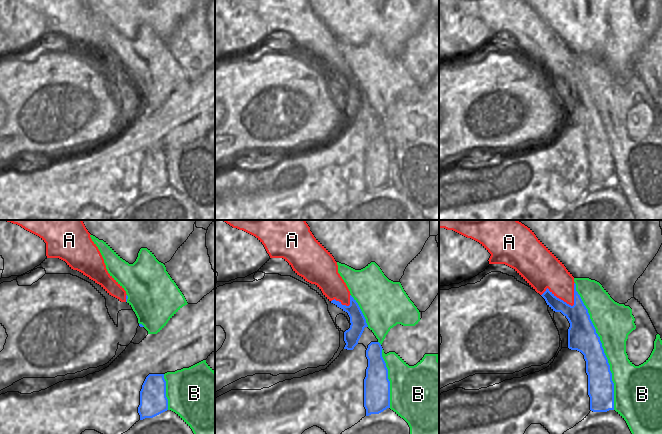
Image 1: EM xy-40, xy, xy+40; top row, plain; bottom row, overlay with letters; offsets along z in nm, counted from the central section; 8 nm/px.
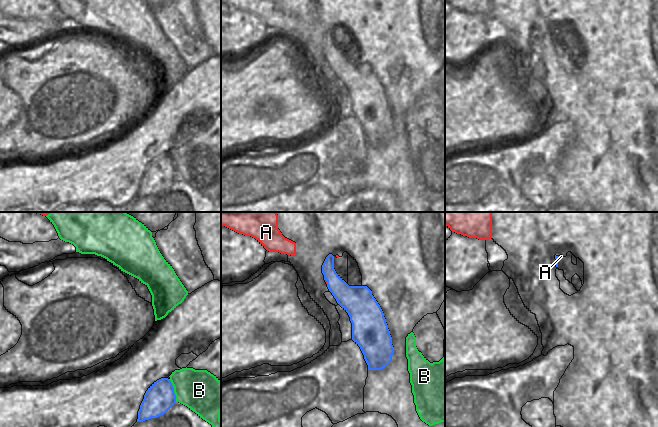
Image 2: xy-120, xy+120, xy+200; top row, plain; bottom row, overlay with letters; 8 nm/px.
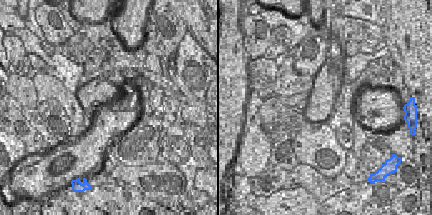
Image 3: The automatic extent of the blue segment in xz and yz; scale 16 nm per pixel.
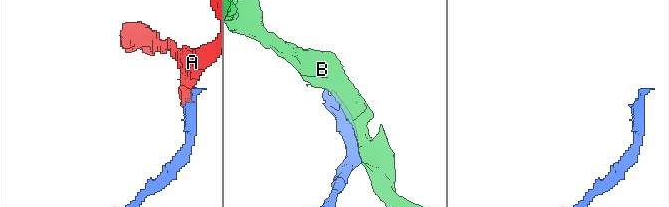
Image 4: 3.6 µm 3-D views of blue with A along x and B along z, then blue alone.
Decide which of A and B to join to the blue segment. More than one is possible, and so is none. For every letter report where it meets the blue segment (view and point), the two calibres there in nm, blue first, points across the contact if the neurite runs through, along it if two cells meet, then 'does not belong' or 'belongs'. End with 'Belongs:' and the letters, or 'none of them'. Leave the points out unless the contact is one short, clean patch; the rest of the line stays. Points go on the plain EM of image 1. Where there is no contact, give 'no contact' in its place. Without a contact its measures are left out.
A: contact xy+40 (568, 80); calibres 220 and 220 nm; way xy+40 (581, 108), (577, 89), (568, 80), (559, 68), (555, 52); belongs
B: contact xy+40 (601, 122); calibres 240 and 300 nm; does not belong
Belongs: A

